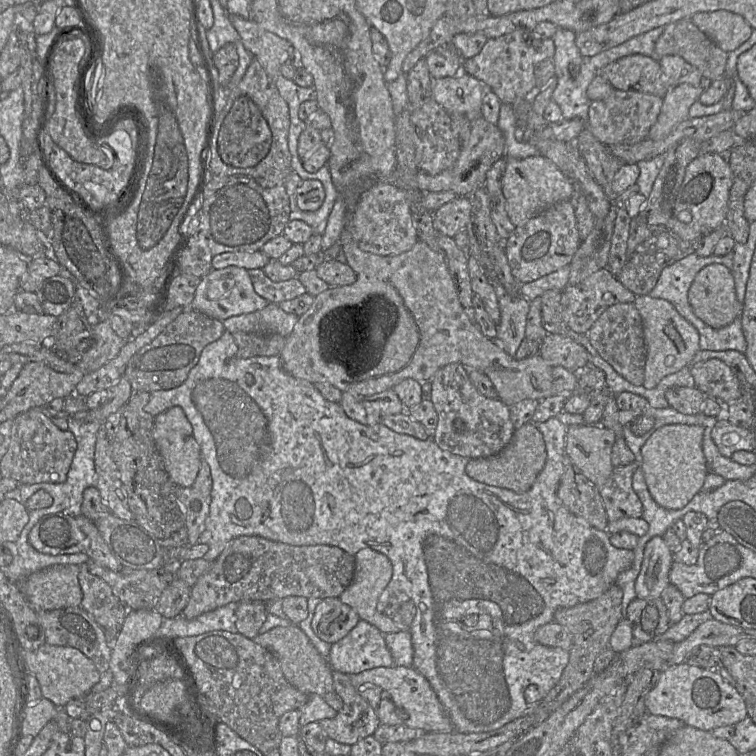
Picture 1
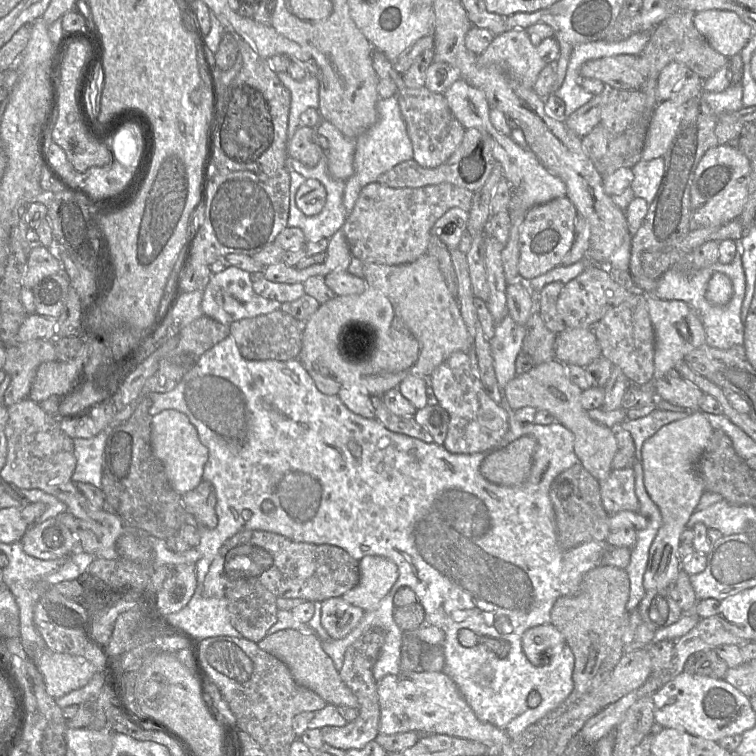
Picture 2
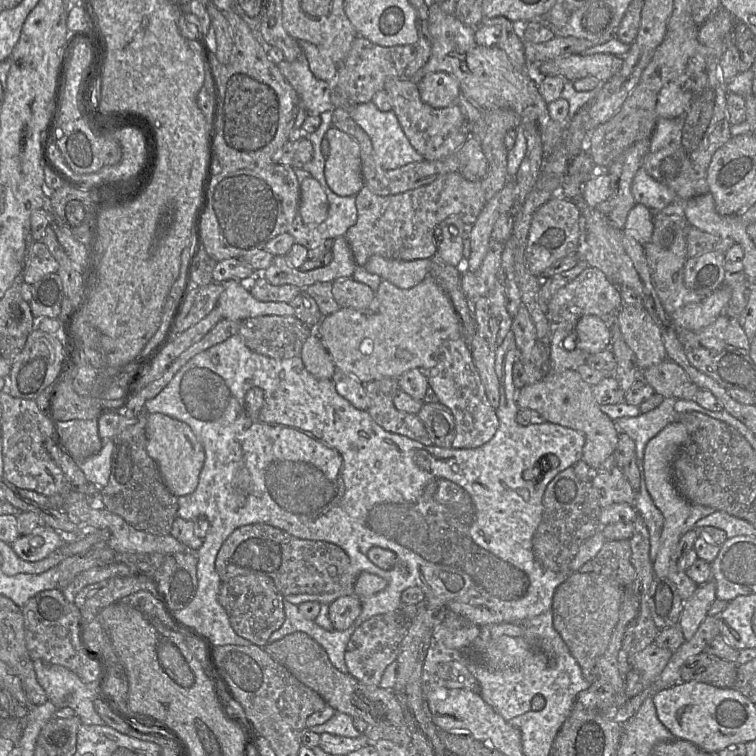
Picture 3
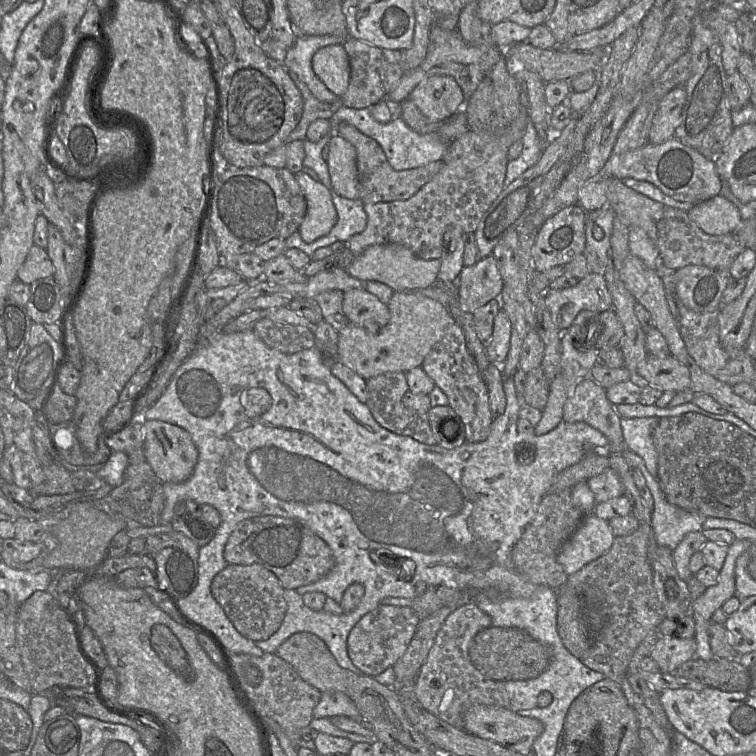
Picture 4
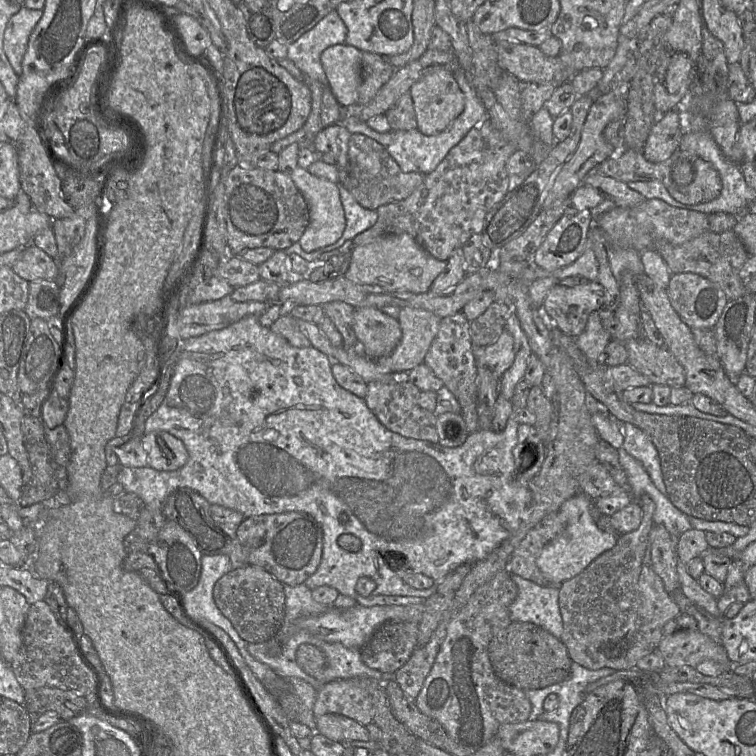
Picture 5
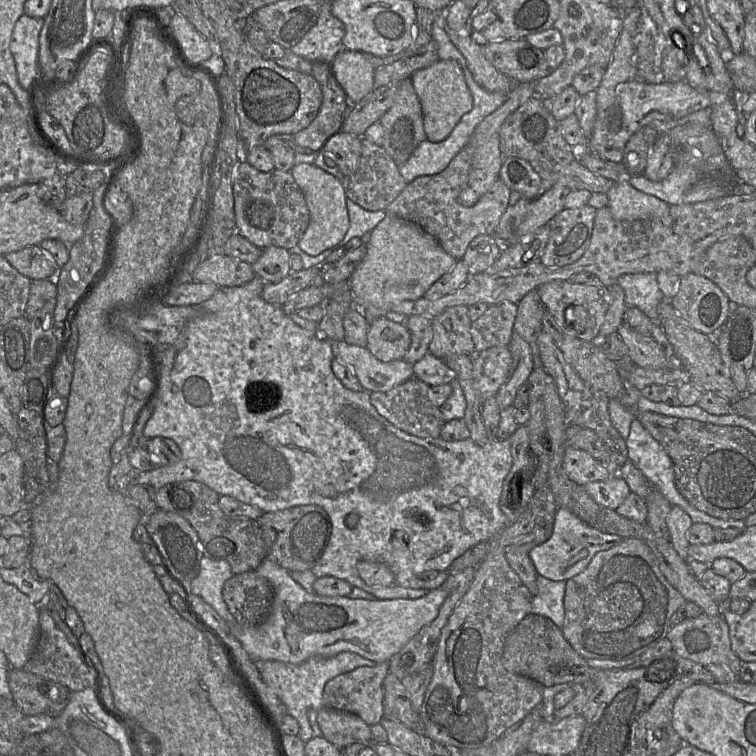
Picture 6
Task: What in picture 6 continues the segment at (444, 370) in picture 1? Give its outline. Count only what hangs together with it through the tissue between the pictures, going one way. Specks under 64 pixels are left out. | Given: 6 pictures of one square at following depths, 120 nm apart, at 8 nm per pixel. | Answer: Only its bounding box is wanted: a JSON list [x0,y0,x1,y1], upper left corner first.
[428,306,476,360]

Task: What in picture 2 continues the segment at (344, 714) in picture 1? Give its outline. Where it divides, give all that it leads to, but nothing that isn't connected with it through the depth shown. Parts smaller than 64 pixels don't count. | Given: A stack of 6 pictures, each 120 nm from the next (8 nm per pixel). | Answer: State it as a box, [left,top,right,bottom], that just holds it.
[320,628,385,751]

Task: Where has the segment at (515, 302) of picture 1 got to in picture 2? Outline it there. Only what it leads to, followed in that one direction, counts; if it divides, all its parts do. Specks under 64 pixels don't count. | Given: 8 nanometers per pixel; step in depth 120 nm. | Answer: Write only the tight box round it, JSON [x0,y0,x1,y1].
[490,314,526,389]

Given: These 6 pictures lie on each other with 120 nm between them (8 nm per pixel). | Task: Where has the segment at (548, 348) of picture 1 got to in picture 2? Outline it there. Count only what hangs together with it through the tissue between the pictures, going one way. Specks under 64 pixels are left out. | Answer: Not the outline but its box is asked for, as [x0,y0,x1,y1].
[555,328,602,367]

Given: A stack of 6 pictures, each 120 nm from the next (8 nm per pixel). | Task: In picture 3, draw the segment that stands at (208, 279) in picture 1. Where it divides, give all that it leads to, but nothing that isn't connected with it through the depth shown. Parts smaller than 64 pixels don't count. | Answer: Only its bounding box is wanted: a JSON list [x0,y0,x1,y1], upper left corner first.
[216,280,295,321]

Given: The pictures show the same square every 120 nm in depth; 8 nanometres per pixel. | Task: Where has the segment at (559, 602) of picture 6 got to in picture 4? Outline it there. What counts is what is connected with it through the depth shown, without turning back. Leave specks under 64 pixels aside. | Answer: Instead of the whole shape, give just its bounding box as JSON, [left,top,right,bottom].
[474,585,563,650]

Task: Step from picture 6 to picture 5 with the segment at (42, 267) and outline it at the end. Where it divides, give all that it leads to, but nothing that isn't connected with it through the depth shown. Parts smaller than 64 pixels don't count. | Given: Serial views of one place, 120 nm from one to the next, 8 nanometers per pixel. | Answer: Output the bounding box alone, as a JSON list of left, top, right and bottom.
[12,244,59,282]

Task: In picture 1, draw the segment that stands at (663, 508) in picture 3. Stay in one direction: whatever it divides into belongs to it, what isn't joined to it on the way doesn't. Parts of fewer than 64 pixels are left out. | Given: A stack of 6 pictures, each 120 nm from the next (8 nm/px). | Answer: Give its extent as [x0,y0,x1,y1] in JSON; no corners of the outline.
[635,424,708,597]

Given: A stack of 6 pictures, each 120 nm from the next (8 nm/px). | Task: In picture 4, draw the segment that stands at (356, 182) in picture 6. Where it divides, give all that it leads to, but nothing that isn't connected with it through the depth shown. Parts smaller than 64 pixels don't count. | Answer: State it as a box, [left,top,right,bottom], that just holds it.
[337,122,443,203]

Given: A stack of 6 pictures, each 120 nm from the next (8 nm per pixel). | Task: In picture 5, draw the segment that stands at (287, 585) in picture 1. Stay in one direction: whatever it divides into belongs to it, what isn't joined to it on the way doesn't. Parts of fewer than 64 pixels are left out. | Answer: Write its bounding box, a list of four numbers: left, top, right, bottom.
[236,512,323,584]

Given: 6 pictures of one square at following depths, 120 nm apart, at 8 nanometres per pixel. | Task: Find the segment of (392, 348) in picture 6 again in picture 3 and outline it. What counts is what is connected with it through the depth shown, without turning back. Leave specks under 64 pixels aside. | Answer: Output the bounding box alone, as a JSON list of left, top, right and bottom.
[332,278,377,315]

